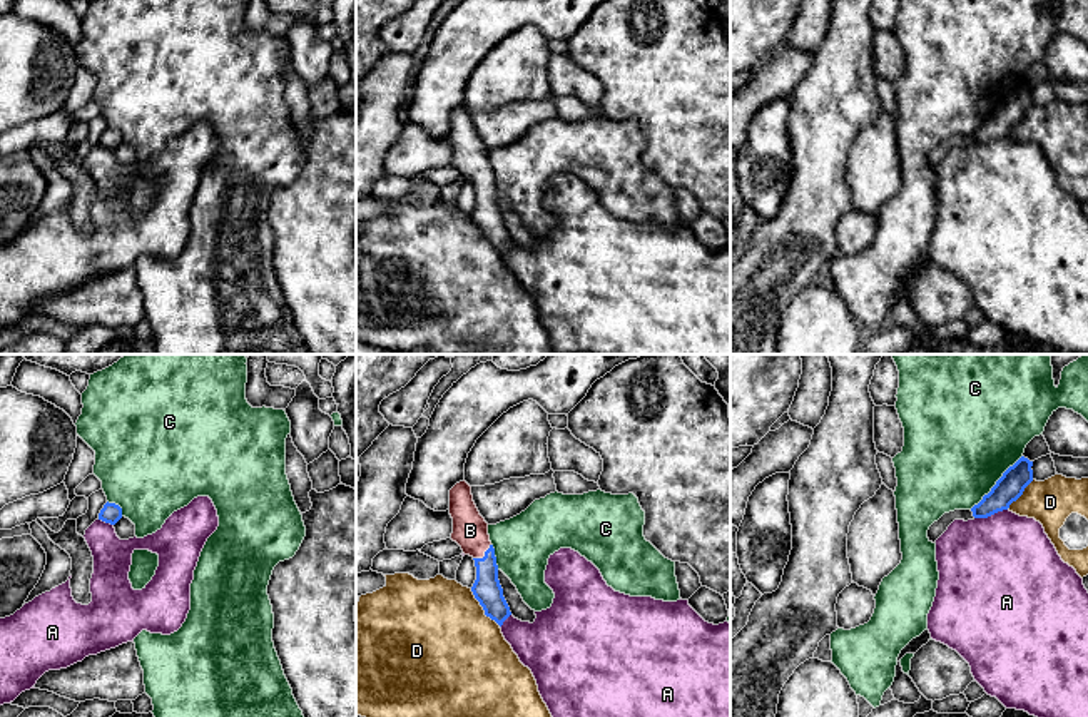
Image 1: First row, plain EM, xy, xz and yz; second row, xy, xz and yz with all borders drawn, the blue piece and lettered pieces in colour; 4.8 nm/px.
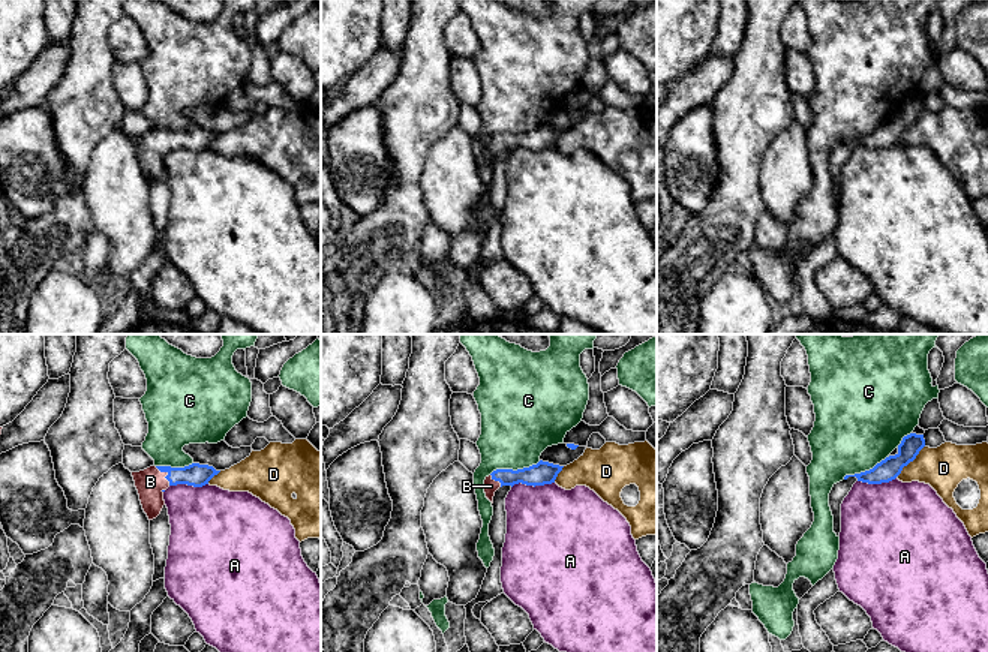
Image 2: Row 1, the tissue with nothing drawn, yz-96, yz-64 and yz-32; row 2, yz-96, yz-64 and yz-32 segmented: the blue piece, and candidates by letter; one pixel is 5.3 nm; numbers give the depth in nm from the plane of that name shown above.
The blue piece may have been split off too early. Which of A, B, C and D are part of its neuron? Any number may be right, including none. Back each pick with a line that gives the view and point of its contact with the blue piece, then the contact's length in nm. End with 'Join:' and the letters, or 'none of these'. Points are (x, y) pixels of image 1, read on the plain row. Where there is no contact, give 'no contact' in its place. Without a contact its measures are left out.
B: xz (485, 181) | 120 nm
Join: B

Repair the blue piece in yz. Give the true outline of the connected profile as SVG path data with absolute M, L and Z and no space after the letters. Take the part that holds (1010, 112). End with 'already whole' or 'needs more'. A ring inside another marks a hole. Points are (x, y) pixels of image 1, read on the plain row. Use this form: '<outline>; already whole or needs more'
M1021 82L1009 92L996 107L988 120L971 134L974 144L988 144L998 137L1008 135L1016 127L1024 114L1033 107L1033 87Z; already whole

